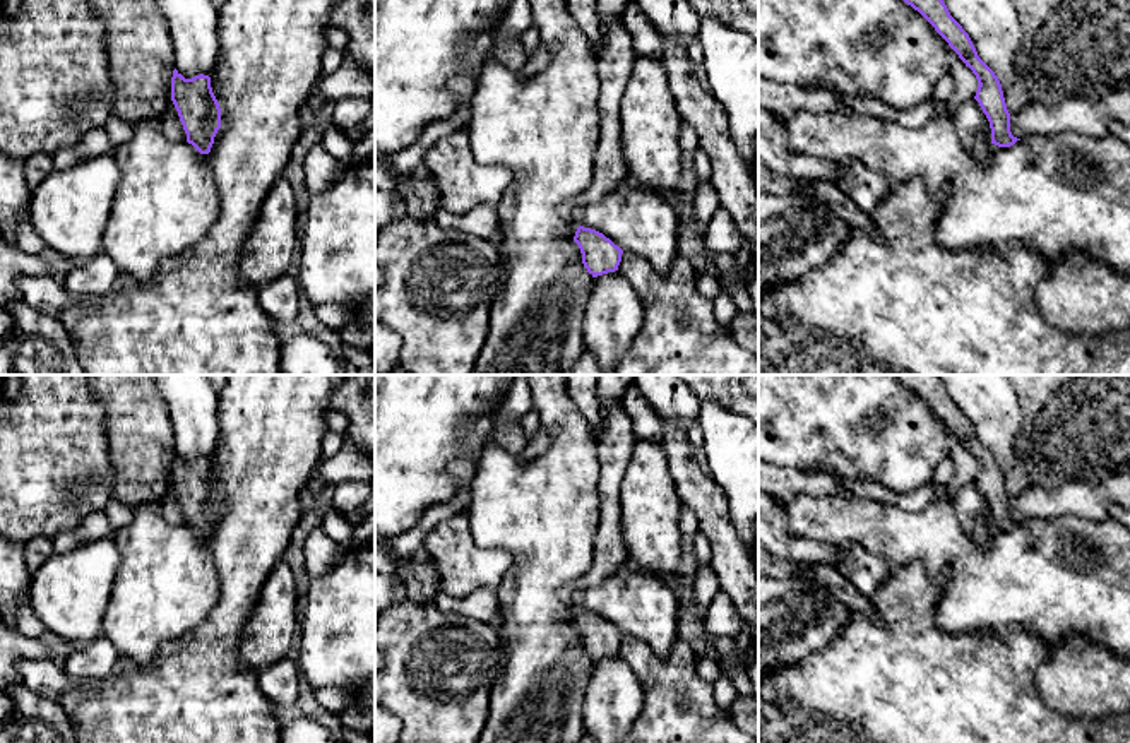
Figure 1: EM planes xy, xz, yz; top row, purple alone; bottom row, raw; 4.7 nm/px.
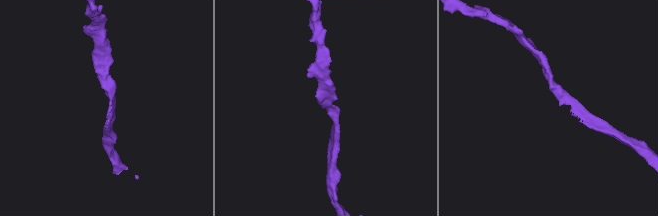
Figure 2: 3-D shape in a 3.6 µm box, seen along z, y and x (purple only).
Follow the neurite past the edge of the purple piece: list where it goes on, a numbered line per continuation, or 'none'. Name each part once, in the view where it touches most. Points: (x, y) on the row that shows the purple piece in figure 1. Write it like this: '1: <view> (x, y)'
none

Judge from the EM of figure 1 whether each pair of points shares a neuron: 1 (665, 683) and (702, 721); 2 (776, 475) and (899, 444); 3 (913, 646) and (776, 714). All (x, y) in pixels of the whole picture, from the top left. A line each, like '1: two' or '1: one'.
1: one
2: two
3: one

